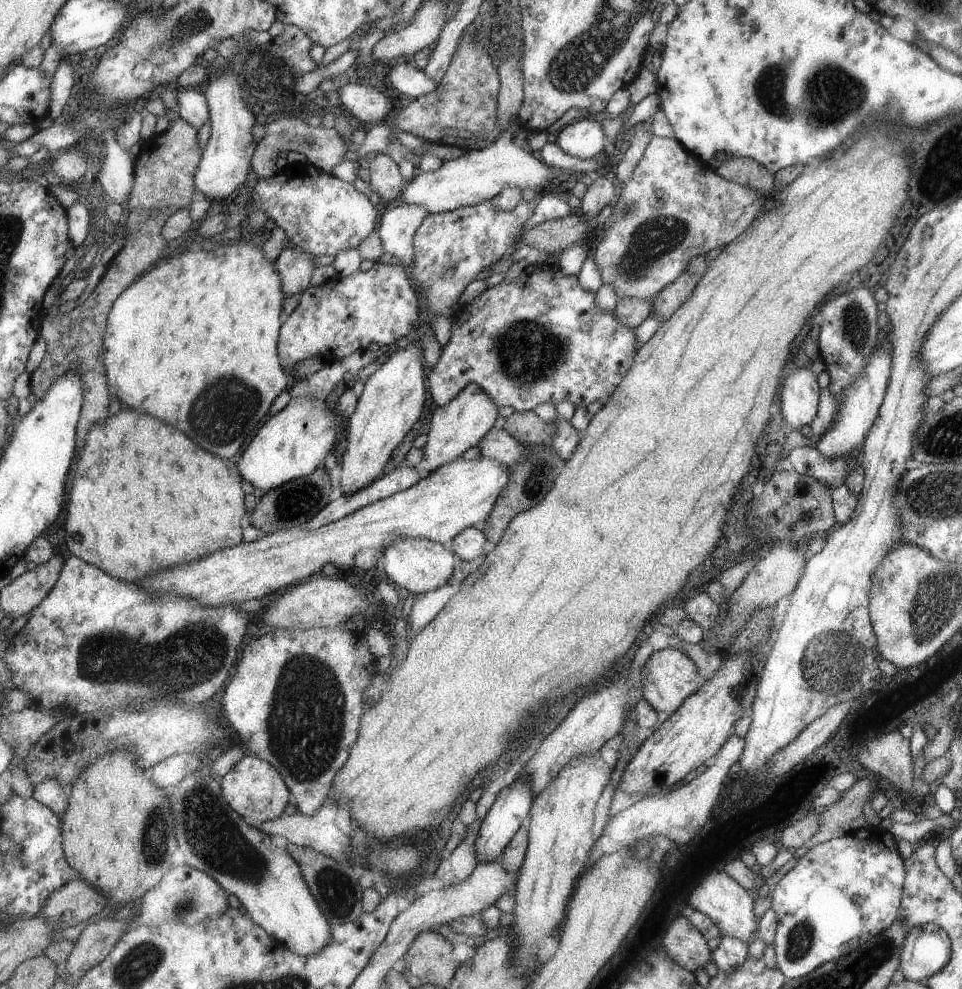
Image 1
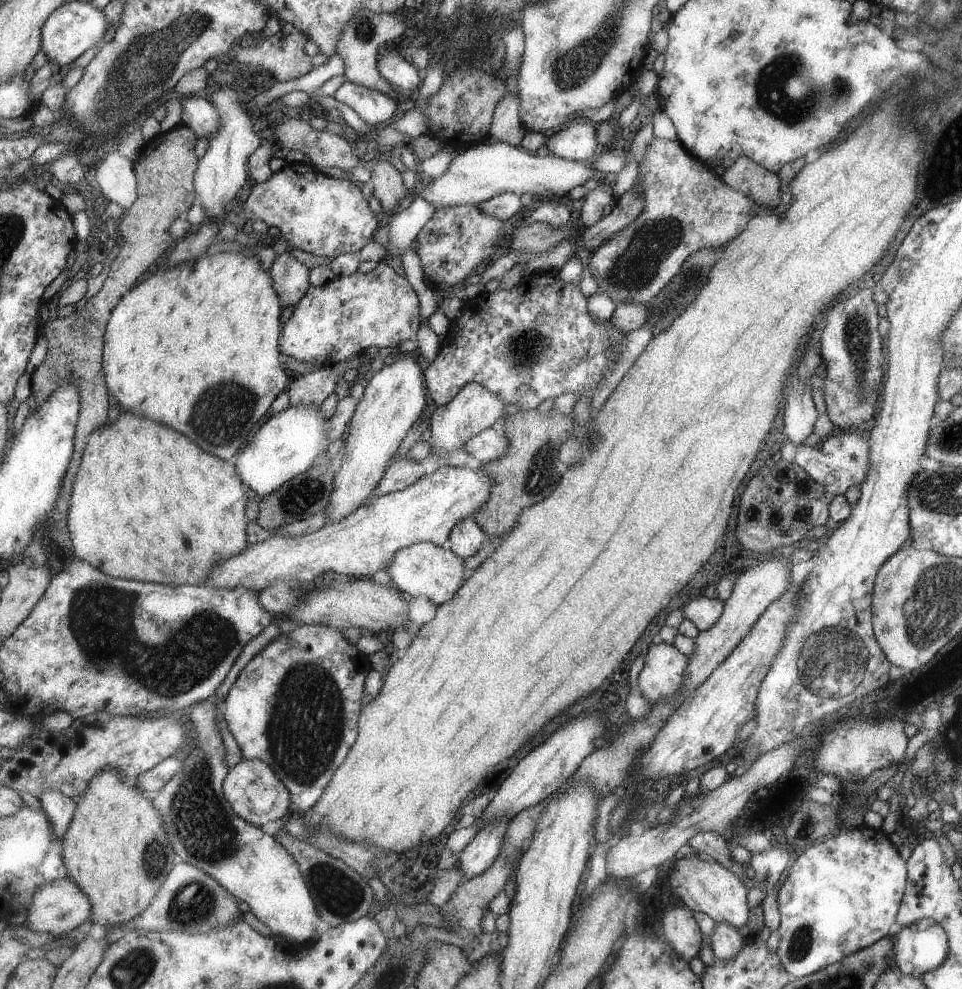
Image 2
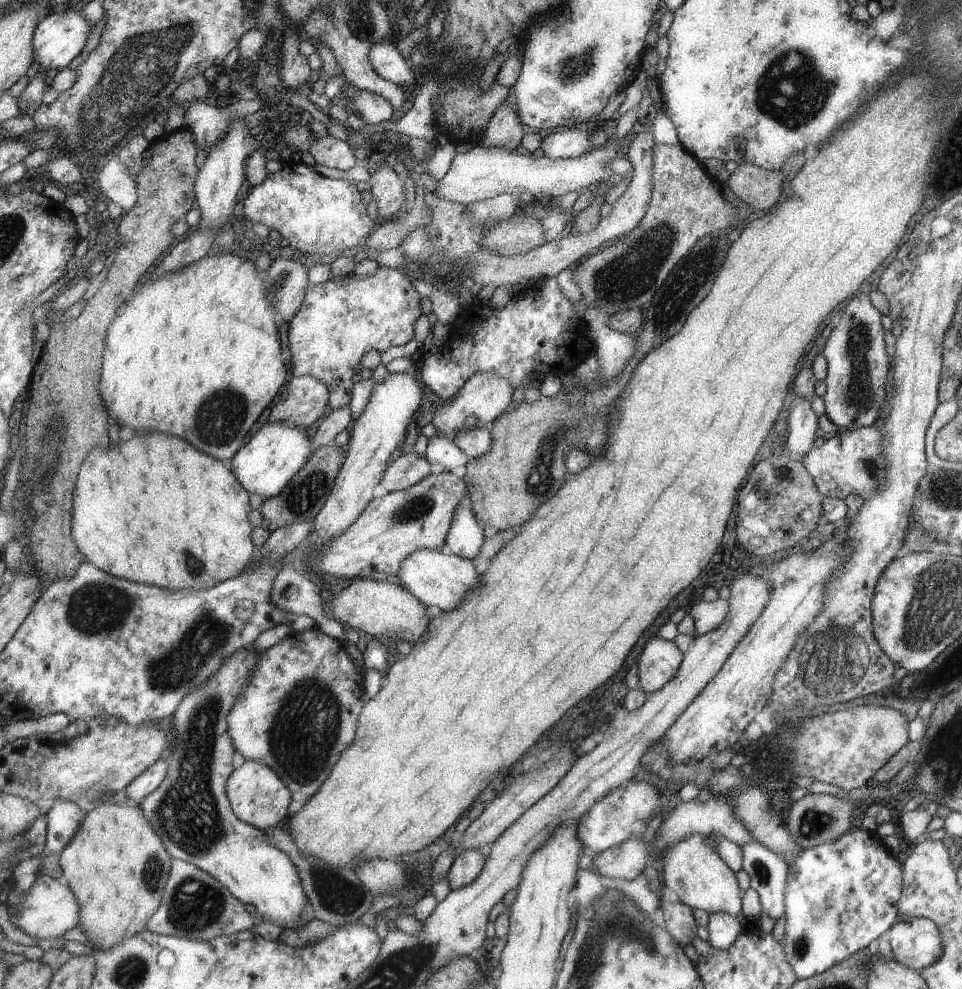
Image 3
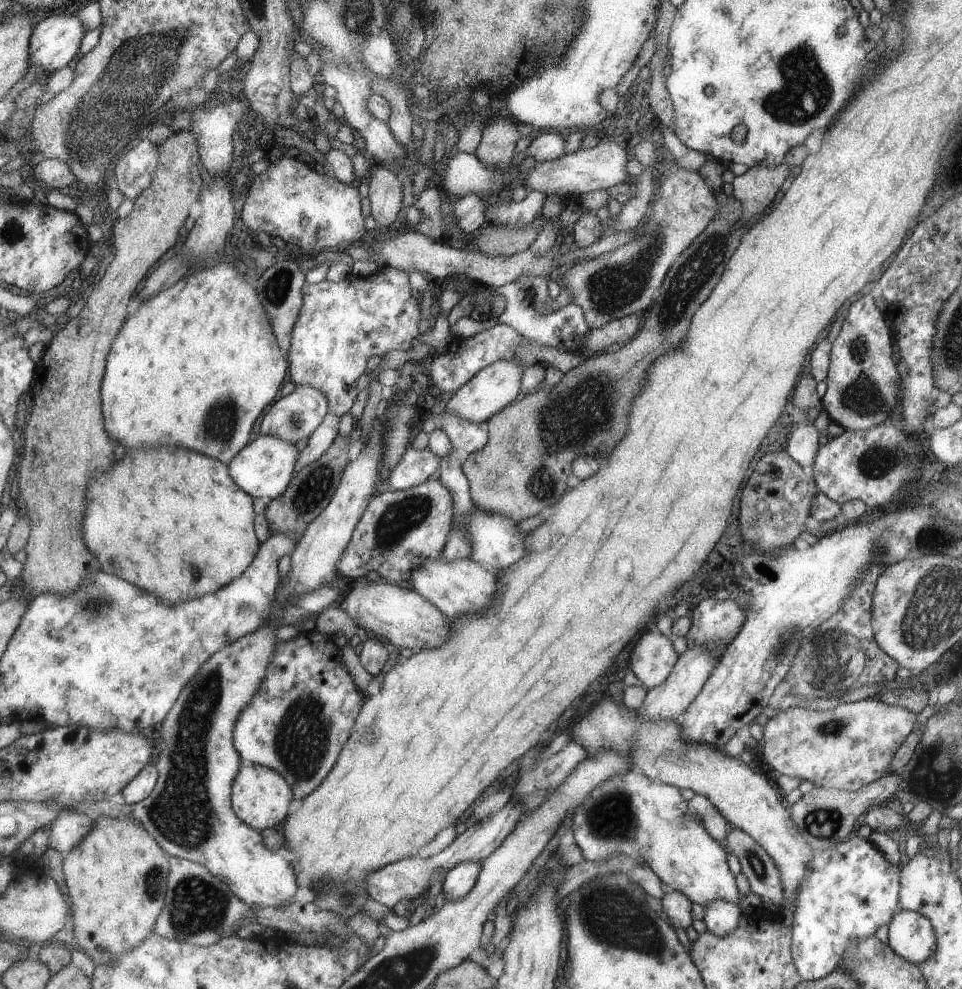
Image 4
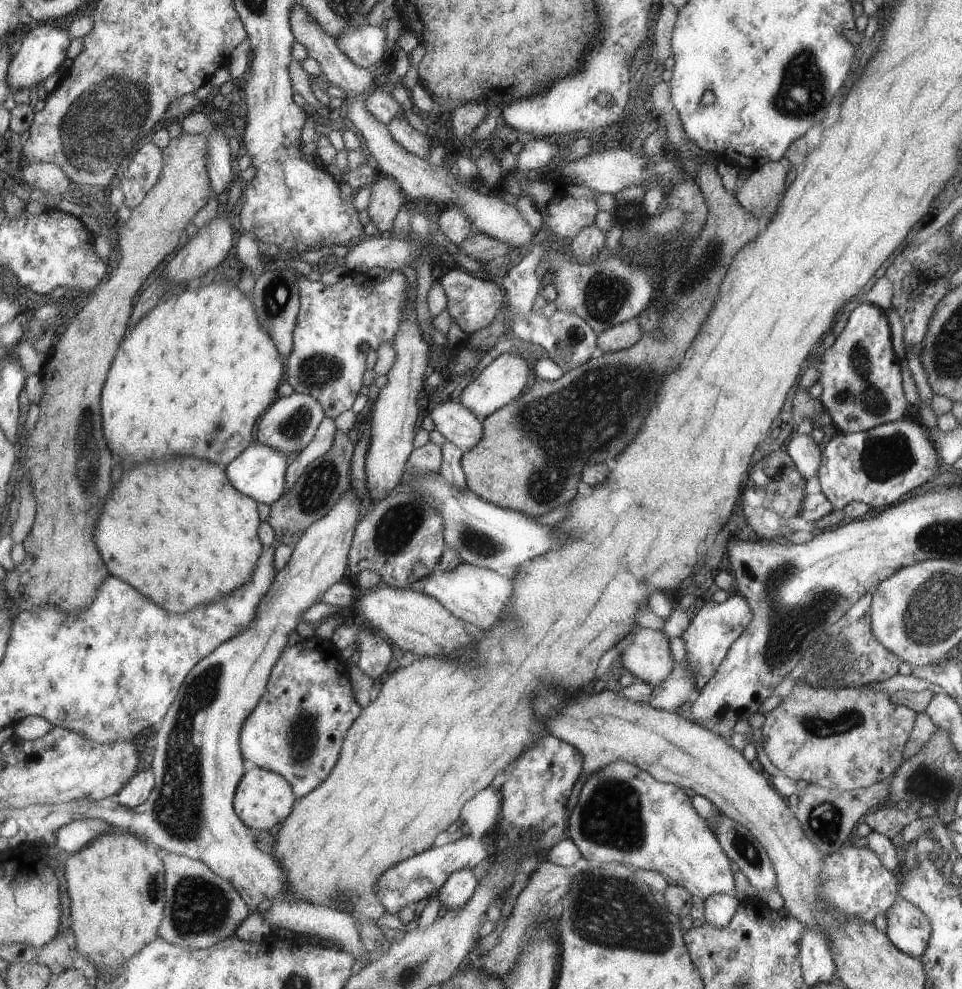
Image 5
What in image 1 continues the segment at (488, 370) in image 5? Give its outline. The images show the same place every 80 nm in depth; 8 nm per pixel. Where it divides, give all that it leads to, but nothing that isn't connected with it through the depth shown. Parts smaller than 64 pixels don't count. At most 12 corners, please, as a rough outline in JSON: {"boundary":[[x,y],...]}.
{"boundary":[[466,385],[431,418],[429,476],[476,447],[497,420],[493,400]]}

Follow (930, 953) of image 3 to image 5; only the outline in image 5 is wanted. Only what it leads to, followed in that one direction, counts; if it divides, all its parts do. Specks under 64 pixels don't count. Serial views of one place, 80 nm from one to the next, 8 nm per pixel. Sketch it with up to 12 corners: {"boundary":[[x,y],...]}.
{"boundary":[[901,899],[883,930],[897,950],[919,958],[930,922]]}

